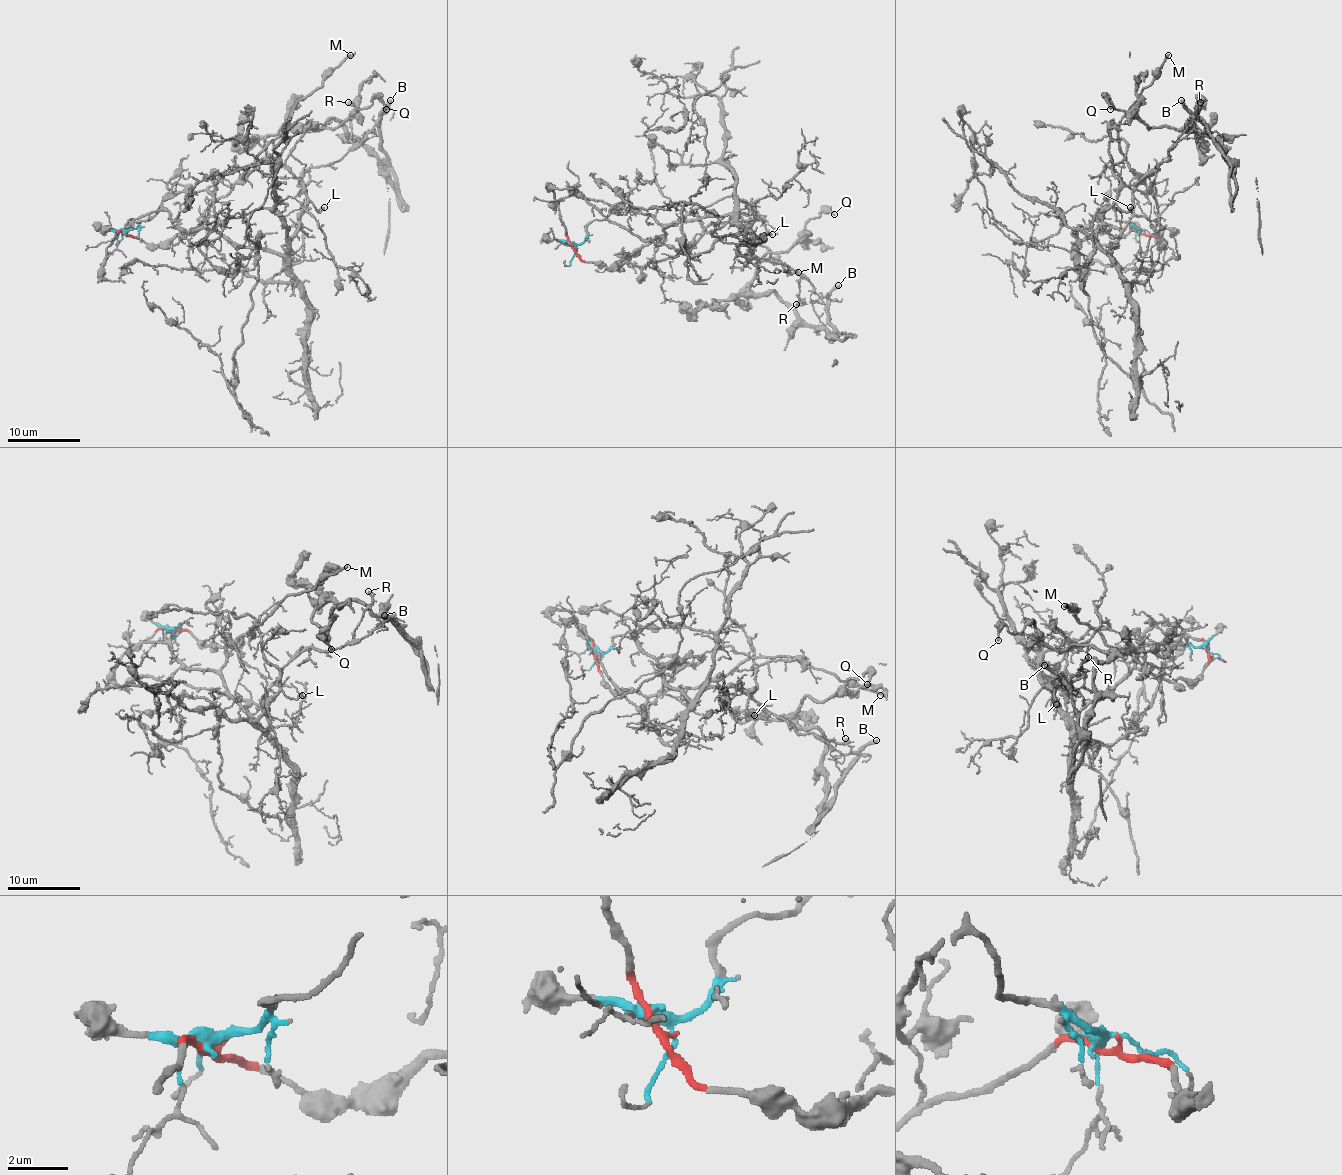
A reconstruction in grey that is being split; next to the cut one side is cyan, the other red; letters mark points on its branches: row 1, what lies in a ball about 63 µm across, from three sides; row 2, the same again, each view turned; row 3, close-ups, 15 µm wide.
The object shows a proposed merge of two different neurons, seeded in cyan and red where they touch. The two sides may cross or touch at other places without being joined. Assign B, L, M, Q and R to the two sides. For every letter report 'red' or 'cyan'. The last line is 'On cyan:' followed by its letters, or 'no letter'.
B: cyan
L: cyan
M: red
Q: cyan
R: cyan
On cyan: B, L, Q, R

